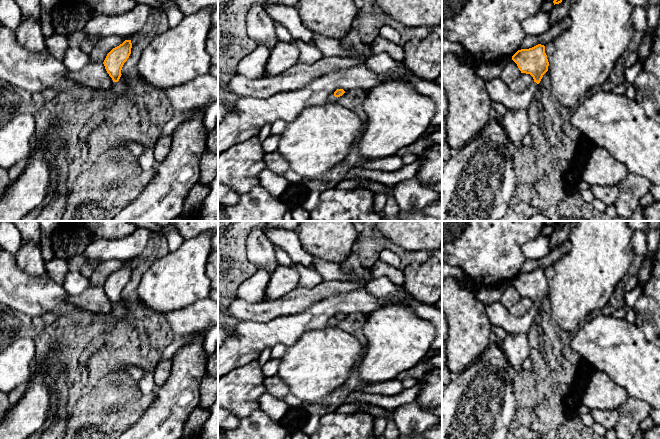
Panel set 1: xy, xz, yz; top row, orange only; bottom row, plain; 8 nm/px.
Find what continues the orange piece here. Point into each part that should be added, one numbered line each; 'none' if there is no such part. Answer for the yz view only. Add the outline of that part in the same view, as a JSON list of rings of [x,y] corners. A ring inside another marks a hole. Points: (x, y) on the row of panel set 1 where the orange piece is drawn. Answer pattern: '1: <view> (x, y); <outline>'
1: yz (499, 92); [[[500,77],[486,82],[486,90],[493,102],[500,103],[510,110],[527,109],[535,96],[539,84],[533,82],[525,91],[515,93]]]

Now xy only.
1: xy (118, 88); [[[114,82],[111,91],[119,97],[123,97],[125,85],[122,82]]]

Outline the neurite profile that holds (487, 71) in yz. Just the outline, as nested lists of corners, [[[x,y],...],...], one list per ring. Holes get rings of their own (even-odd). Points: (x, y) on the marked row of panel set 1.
[[[512,56],[494,62],[477,63],[473,68],[476,74],[482,78],[484,82],[488,82],[494,78],[500,77],[503,68],[510,60],[512,60]]]

